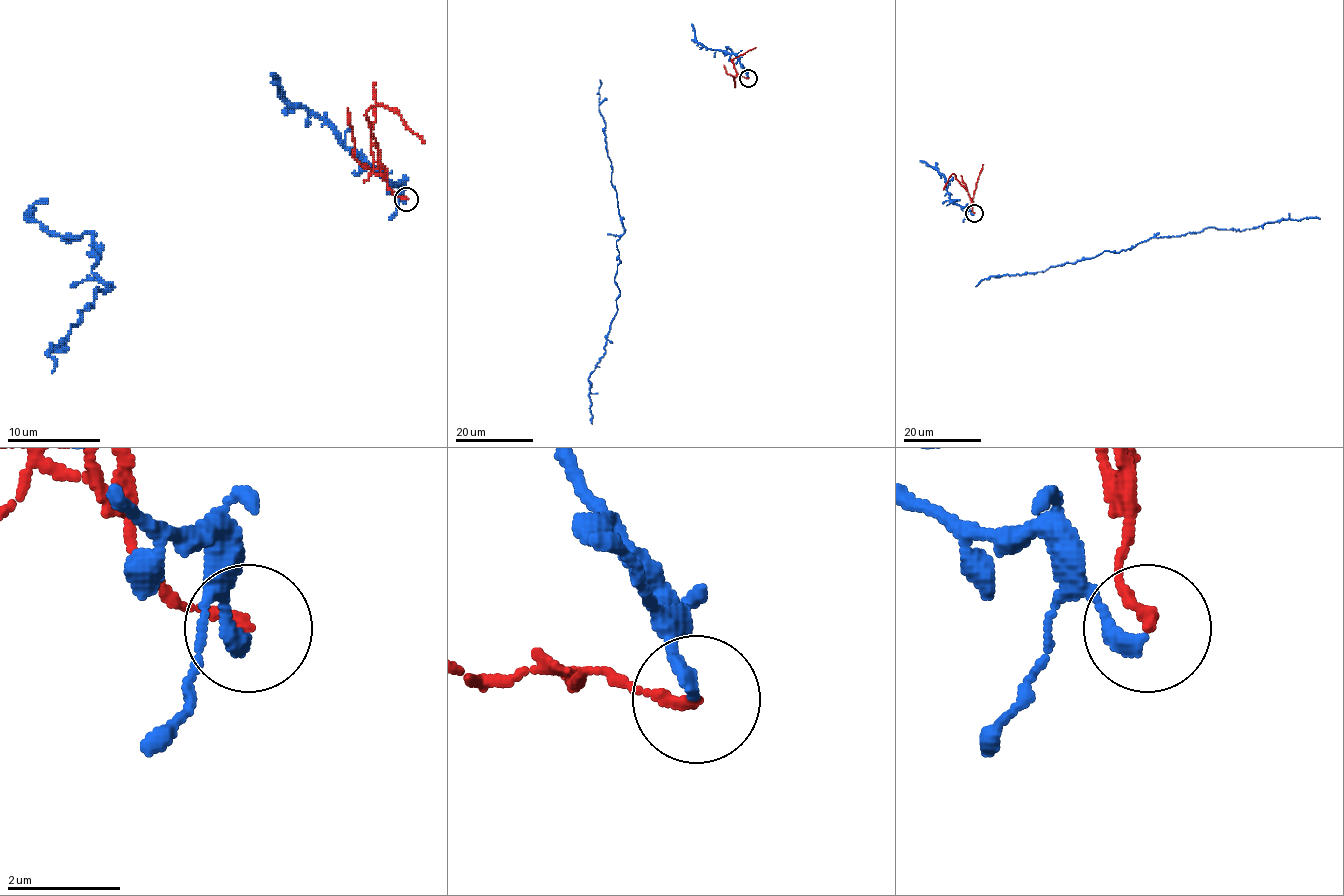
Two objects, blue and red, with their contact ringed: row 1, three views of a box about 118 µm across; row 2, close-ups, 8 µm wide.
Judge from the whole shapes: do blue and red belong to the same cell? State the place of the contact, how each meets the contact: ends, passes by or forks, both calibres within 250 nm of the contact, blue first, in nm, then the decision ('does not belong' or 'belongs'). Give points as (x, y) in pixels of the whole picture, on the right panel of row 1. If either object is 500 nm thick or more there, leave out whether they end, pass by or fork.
(974, 213) | blue ends | red ends | 280/200 nm | does not belong

